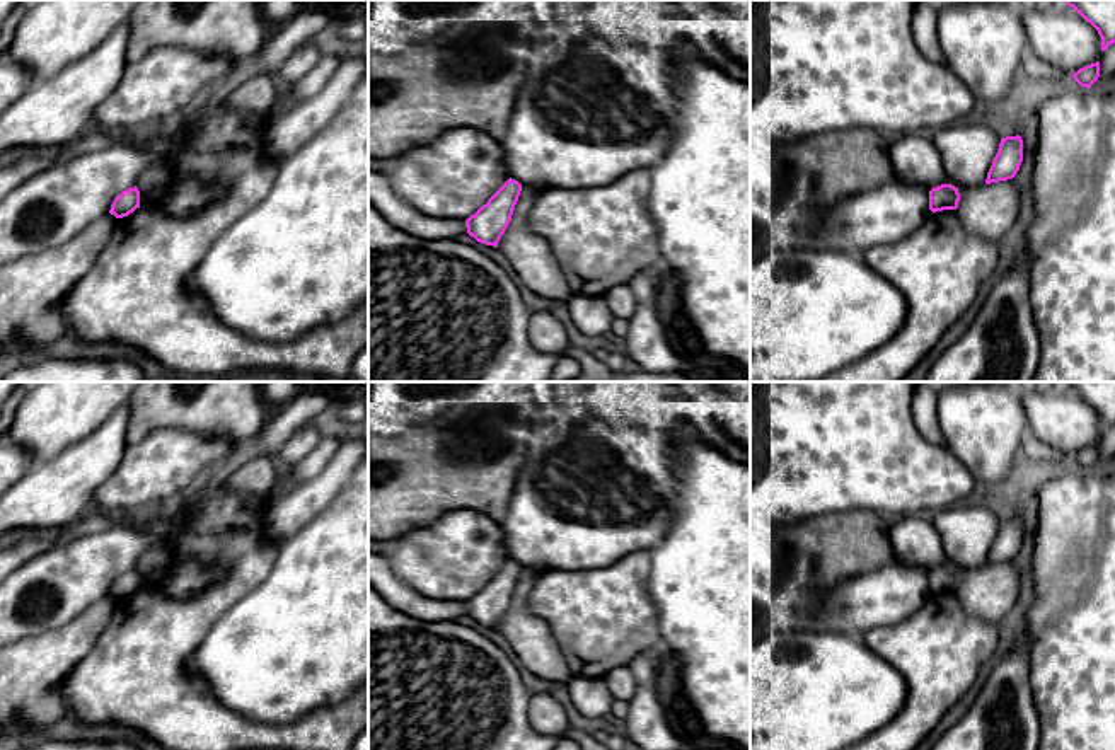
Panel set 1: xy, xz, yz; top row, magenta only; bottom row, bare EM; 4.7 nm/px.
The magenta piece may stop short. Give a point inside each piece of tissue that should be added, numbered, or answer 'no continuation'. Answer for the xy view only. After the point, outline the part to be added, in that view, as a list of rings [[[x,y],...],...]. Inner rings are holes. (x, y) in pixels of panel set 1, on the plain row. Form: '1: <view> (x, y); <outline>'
no continuation

